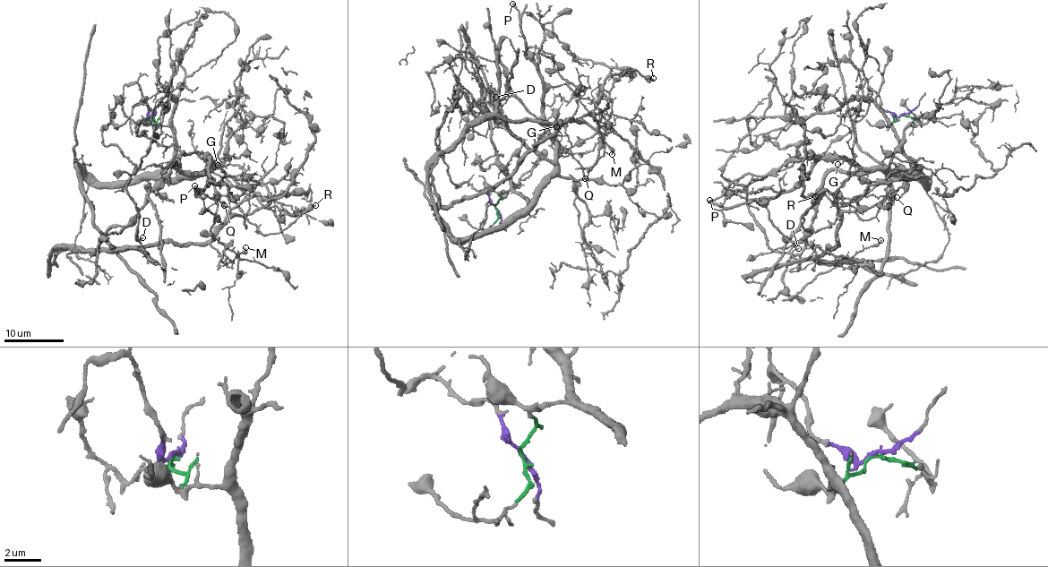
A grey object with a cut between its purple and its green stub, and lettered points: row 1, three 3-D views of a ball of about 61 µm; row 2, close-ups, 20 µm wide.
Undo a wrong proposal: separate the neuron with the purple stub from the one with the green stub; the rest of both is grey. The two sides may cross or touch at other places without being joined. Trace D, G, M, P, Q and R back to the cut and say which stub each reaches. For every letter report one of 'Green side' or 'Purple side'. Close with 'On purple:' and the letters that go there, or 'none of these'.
D: Purple side
G: Green side
M: Purple side
P: Green side
Q: Green side
R: Purple side
On purple: D, M, R

